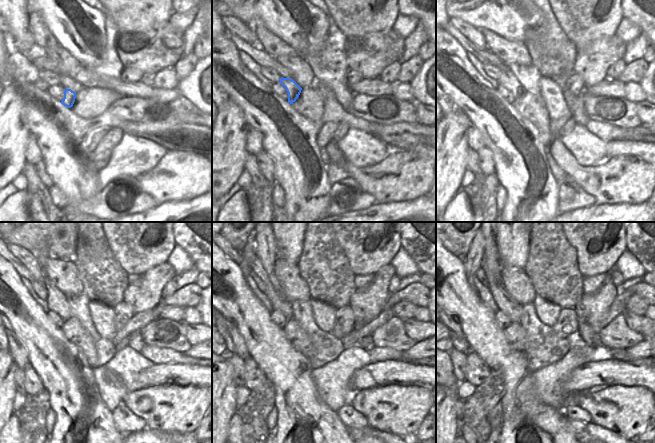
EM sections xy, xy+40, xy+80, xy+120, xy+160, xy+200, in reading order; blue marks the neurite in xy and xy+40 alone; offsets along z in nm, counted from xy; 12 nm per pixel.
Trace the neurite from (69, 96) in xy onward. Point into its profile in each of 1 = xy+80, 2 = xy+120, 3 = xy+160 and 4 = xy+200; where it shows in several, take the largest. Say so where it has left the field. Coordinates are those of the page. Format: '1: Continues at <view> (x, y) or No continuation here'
1: Continues at xy+80 (507, 79)
2: Continues at xy+120 (58, 303)
3: Continues at xy+160 (265, 242)
4: Continues at xy+200 (489, 265)

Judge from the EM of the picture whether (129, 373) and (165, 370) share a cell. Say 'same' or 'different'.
different

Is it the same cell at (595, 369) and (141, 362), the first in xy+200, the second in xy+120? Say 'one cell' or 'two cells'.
two cells

